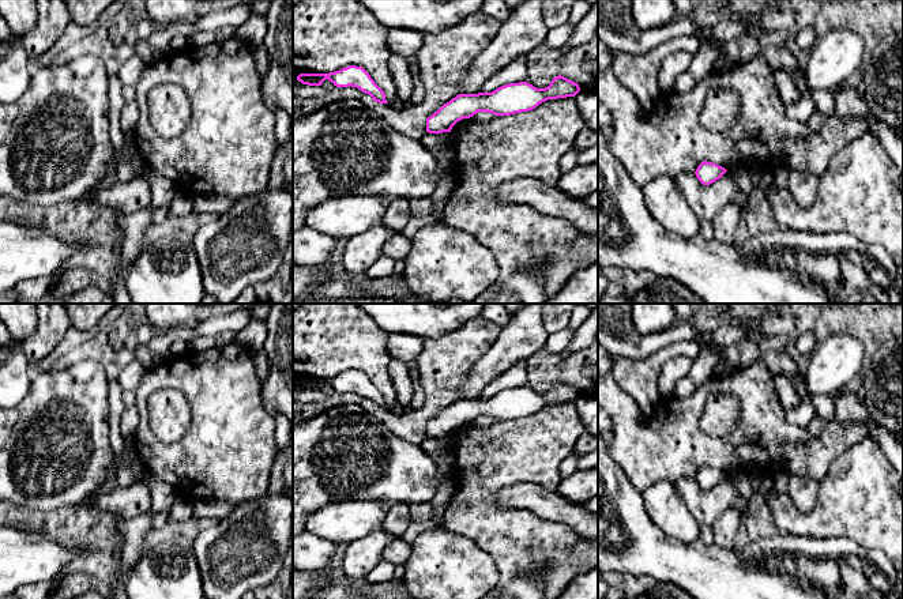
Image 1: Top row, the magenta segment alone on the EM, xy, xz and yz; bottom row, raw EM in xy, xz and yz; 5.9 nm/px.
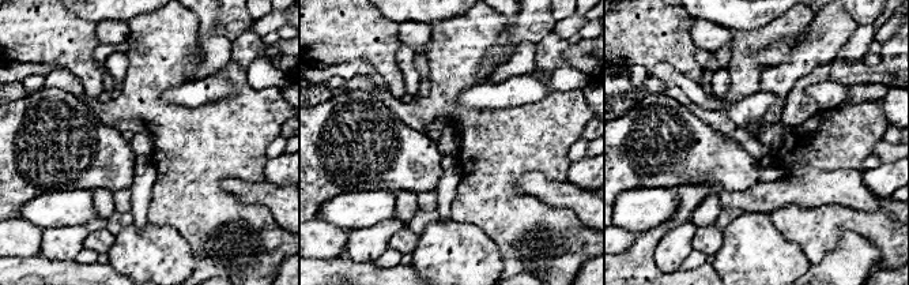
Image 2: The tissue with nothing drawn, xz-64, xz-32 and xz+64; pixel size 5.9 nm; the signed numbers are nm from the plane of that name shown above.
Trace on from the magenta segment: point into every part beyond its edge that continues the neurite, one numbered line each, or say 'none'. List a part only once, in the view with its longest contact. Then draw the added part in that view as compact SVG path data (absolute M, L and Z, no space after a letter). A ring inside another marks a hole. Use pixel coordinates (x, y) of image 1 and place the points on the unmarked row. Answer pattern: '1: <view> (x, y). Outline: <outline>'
none

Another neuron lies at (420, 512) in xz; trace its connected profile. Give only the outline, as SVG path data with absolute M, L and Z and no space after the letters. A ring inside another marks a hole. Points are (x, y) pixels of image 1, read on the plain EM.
M422 502L422 504L409 504L411 521L422 523L428 520L433 520L436 515L436 509L430 502Z

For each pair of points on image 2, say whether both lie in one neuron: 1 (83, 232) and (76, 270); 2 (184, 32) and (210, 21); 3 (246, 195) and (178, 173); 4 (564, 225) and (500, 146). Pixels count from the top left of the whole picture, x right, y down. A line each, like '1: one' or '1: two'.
1: two
2: two
3: two
4: one

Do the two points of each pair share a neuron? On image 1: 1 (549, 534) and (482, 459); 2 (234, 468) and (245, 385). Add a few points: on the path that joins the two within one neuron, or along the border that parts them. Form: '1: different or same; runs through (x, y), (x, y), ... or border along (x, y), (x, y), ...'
1: same; runs through (522, 534), (516, 534), (482, 500), (482, 486)
2: same; runs through (234, 448), (234, 406)

